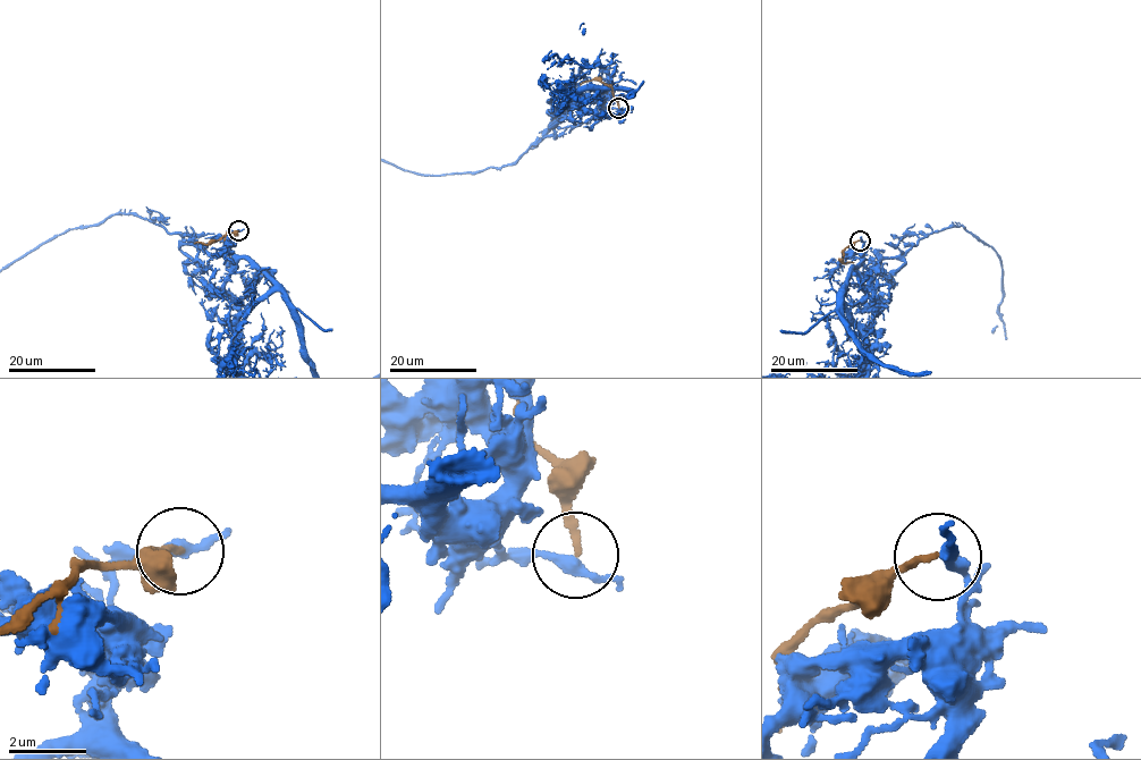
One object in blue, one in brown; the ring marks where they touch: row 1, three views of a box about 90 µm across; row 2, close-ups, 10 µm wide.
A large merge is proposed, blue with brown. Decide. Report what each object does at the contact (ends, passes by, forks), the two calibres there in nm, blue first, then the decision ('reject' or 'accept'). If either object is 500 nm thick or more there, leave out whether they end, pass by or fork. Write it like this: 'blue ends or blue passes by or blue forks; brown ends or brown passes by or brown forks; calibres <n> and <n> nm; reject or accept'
blue passes by; brown ends; calibres 280 and 150 nm; reject

